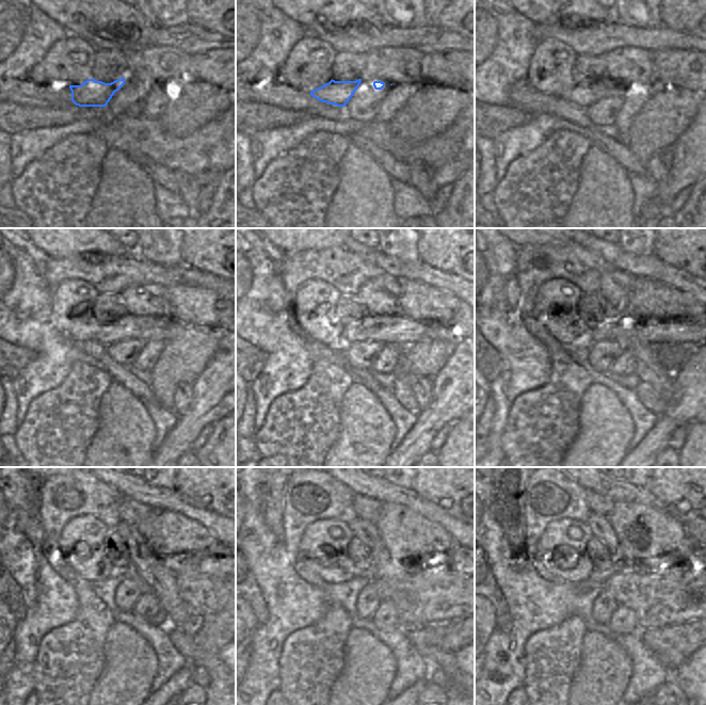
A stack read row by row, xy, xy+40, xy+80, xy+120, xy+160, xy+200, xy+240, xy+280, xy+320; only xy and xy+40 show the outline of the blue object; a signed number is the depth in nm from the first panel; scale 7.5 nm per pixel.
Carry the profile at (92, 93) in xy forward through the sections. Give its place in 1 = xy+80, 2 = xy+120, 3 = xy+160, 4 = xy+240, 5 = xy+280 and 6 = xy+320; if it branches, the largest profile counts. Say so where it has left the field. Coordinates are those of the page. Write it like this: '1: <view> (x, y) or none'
1: xy+80 (582, 94)
2: xy+120 (144, 327)
3: xy+160 (397, 329)
4: xy+240 (213, 560)
5: xy+280 (452, 559)
6: xy+320 (682, 561)

